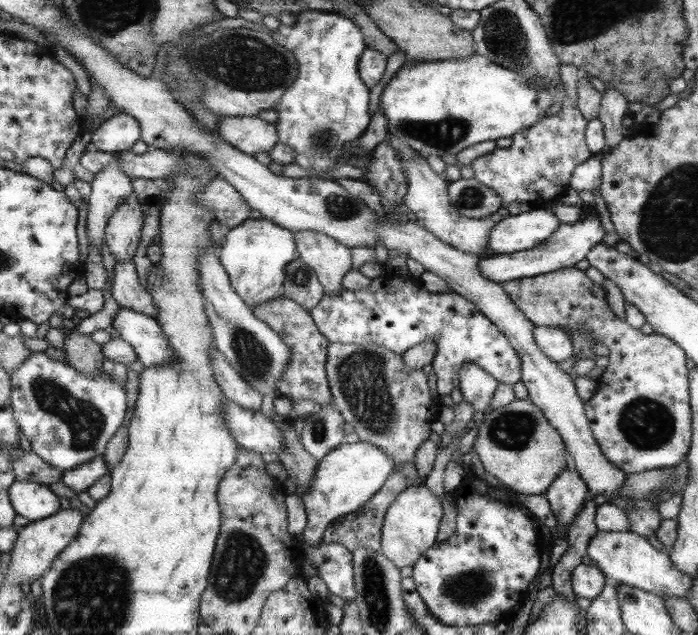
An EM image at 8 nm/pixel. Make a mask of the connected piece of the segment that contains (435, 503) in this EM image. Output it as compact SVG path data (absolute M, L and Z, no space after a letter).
M424 482L410 485L399 492L383 518L381 553L395 563L396 568L414 566L416 561L432 548L439 538L439 526L442 524L442 505L438 496L434 496Z

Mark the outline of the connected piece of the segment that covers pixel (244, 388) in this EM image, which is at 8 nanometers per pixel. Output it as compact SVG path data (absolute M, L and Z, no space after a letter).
M215 345L211 346L211 365L217 376L217 383L221 386L223 395L228 401L258 413L261 411L263 396L256 393L248 383L230 366L230 363L217 351Z

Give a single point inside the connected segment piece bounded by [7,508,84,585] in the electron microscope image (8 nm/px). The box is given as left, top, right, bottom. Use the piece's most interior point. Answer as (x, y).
(40, 543)

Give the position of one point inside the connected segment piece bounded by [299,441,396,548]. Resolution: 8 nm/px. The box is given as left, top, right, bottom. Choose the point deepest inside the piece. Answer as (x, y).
(348, 477)

